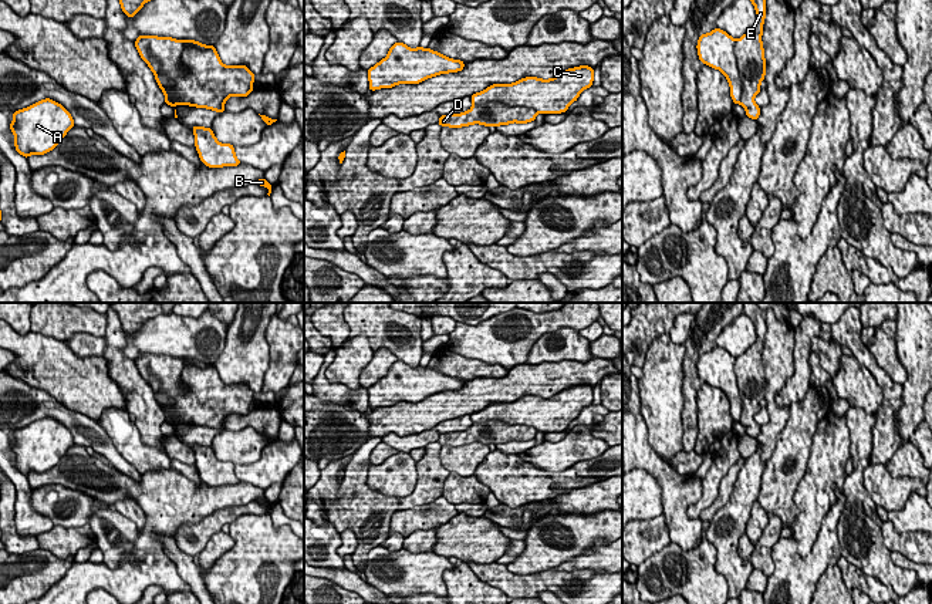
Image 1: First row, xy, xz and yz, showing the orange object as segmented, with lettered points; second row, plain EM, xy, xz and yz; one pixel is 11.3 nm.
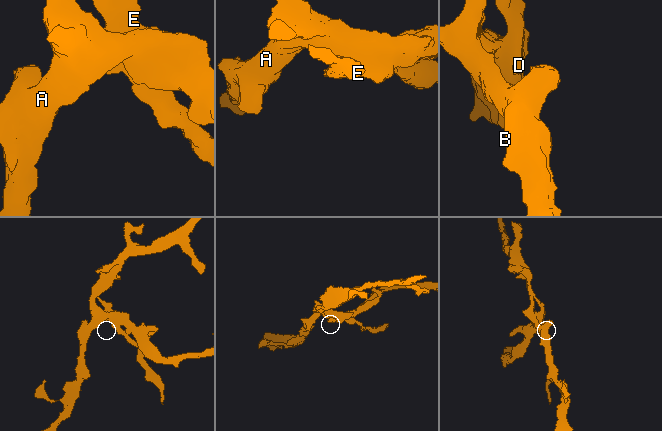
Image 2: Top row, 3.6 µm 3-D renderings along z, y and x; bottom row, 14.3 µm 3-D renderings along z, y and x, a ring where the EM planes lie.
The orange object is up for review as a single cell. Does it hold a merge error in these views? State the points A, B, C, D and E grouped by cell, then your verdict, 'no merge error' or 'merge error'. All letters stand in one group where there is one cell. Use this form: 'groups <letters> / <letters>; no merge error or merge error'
groups A C / B D E; merge error

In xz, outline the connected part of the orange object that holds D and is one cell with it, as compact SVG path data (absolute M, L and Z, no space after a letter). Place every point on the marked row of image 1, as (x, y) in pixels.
M497 102L473 104L473 107L462 114L449 114L439 117L440 126L460 128L473 124L484 126L507 125L511 122L526 124L536 119L537 111L524 107L506 107Z

